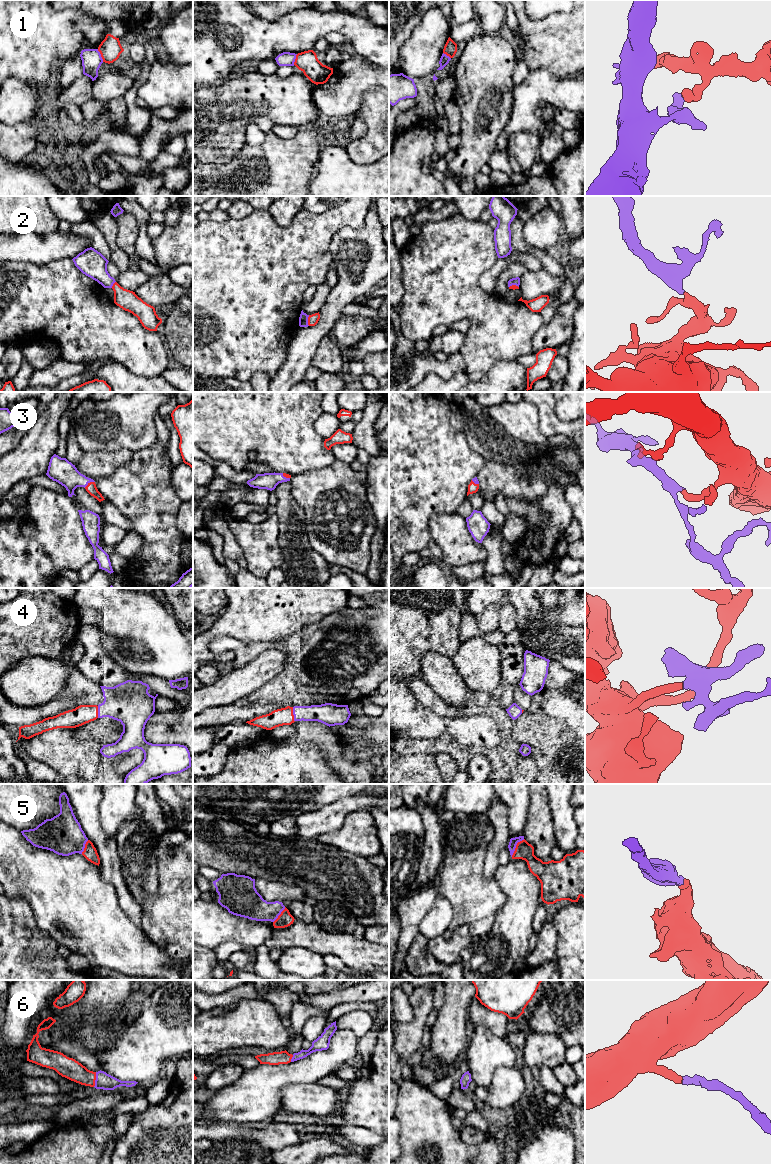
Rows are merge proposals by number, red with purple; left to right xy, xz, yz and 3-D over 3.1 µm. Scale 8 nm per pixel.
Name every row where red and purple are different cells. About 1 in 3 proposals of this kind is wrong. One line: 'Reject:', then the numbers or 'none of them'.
Reject: 1

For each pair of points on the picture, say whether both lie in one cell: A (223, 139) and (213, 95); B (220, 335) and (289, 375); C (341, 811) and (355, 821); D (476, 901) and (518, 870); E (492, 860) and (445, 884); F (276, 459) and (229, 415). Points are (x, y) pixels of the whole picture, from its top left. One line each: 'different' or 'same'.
A: same
B: different
C: different
D: different
E: different
F: same

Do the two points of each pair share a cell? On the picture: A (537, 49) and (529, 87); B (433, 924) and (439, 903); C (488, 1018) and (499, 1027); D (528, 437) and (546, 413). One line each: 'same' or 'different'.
A: different
B: same
C: same
D: different

